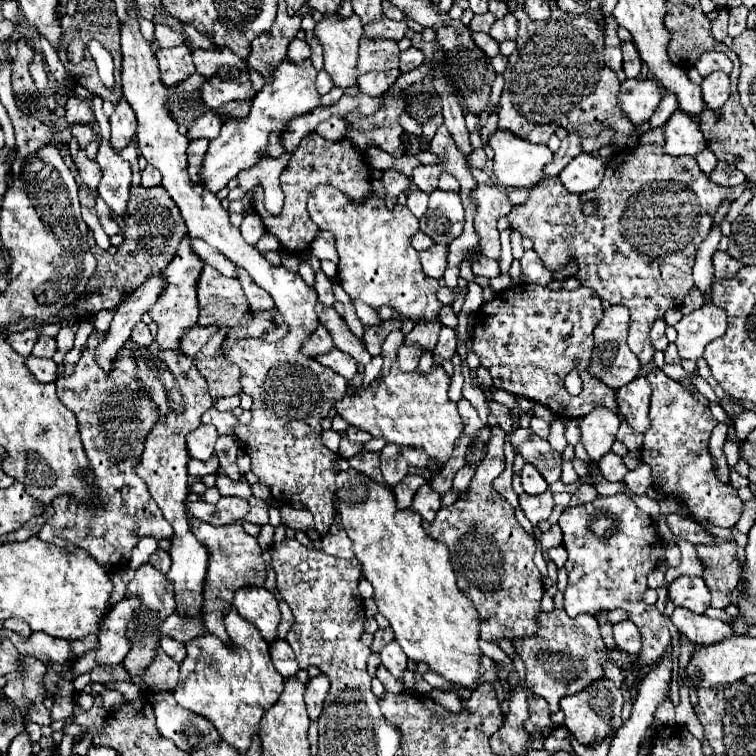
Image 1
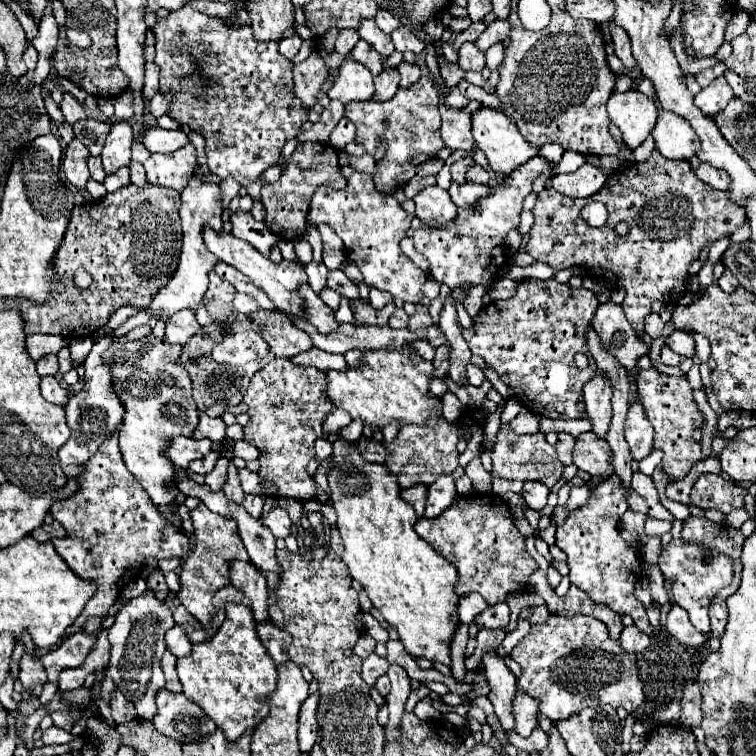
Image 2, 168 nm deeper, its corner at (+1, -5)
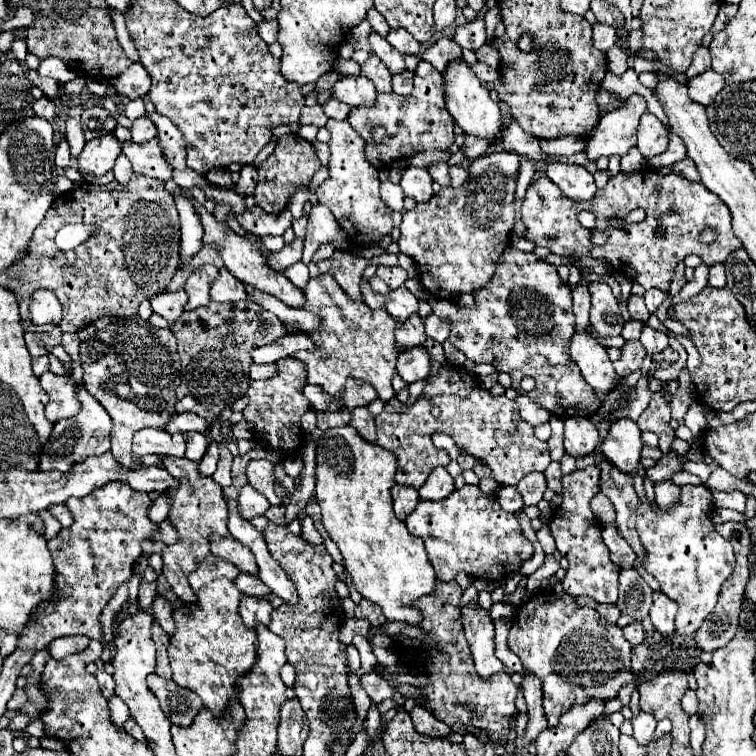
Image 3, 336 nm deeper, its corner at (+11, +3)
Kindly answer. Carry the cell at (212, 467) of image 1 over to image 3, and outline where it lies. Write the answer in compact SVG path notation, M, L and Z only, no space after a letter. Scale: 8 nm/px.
M189 432L187 434L187 450L185 450L185 458L193 460L193 462L199 462L207 450L209 442L203 434L199 432Z

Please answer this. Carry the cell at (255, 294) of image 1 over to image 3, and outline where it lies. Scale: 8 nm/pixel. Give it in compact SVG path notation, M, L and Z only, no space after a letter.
M227 268L219 270L217 280L211 284L211 298L215 302L239 302L245 300L245 286Z

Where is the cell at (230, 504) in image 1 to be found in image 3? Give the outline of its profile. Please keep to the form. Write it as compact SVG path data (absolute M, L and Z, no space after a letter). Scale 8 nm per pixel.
M219 444L219 448L221 448L221 456L219 456L219 464L217 464L217 470L215 470L215 474L211 476L219 486L231 486L231 460L233 460L233 456L231 456L231 452L227 450L227 446L225 444Z

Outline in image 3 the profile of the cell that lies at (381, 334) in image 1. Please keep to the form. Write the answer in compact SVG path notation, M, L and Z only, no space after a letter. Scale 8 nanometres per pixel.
M335 250L335 254L331 256L331 260L327 260L327 264L329 264L329 272L333 274L333 278L341 286L341 290L345 294L349 294L353 300L363 300L363 294L359 288L361 274L369 264L375 264L375 260L357 258L349 252Z

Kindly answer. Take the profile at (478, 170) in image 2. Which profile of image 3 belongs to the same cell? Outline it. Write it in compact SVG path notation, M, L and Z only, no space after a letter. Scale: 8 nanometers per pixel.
M457 164L457 166L449 168L449 176L451 176L451 186L455 188L455 186L461 186L467 180L469 174L467 174L467 170L461 164Z

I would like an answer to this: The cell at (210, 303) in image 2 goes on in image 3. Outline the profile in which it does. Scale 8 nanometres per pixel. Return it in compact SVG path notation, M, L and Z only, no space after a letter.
M205 264L201 268L197 268L185 282L185 292L189 294L189 300L185 304L185 310L193 310L199 306L207 306L211 302L209 298L209 290L213 280L217 278L219 270L213 264Z

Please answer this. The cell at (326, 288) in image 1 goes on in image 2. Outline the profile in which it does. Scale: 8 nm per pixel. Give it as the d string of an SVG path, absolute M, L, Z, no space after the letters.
M309 262L307 266L305 266L305 270L307 270L307 276L309 276L309 286L315 290L315 292L319 292L319 290L323 290L325 288L325 280L327 280L327 268L325 268L325 264L317 264L317 262Z

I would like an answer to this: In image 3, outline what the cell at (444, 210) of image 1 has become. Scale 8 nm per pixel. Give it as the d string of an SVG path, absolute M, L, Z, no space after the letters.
M407 168L401 176L401 188L405 192L405 196L413 198L415 202L427 202L433 198L433 190L431 190L431 174L423 168Z

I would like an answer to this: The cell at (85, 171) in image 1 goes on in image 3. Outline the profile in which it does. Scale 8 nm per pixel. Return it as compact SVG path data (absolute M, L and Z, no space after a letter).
M61 138L61 142L57 144L57 150L55 150L55 166L57 168L67 168L69 166L69 160L71 160L69 142L65 138Z

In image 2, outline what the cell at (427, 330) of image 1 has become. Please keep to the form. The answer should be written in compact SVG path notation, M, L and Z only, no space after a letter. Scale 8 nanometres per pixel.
M423 304L415 306L415 314L409 316L409 330L419 330L419 328L427 328L431 326L433 320L429 316L429 310Z

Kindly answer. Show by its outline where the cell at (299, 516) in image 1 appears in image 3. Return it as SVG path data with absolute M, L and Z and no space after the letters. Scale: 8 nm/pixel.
M245 484L241 488L239 494L239 506L241 506L241 516L245 516L245 520L253 520L257 516L265 516L265 512L271 508L269 500L265 496L261 496L259 492L255 492L249 484Z

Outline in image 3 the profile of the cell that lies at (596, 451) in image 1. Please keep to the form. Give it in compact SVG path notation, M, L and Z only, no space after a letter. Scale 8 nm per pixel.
M575 334L569 350L595 396L605 396L617 386L619 376L613 370L613 362L591 334Z

